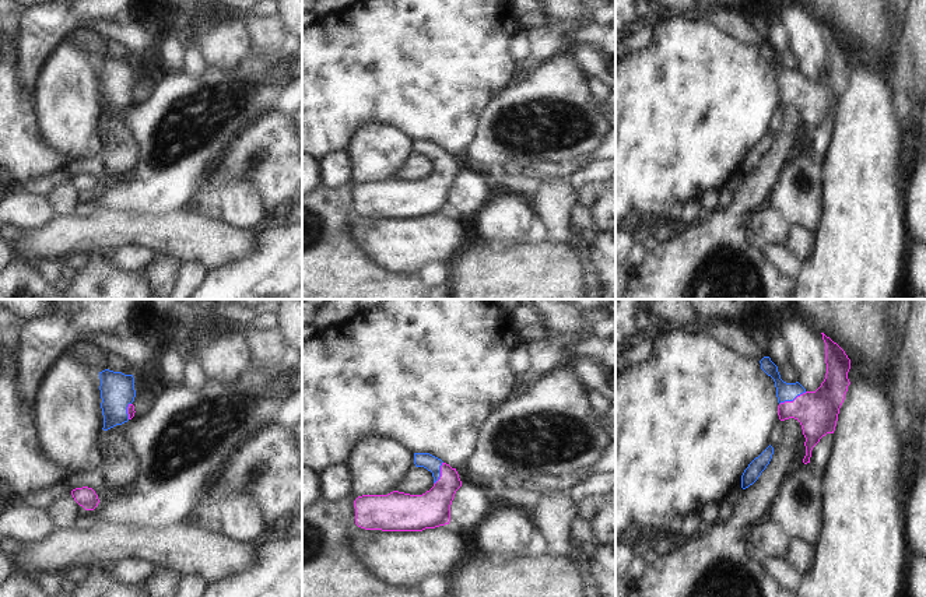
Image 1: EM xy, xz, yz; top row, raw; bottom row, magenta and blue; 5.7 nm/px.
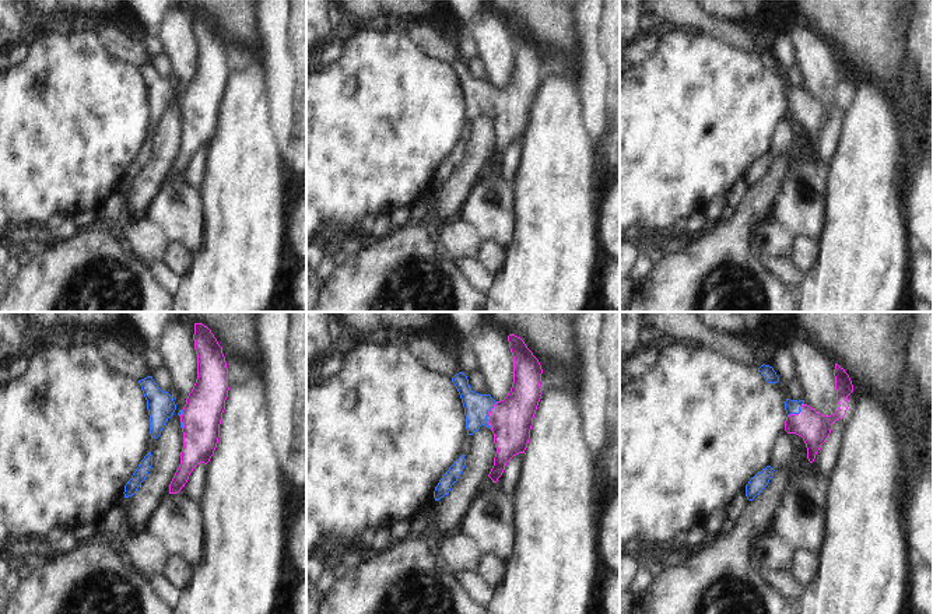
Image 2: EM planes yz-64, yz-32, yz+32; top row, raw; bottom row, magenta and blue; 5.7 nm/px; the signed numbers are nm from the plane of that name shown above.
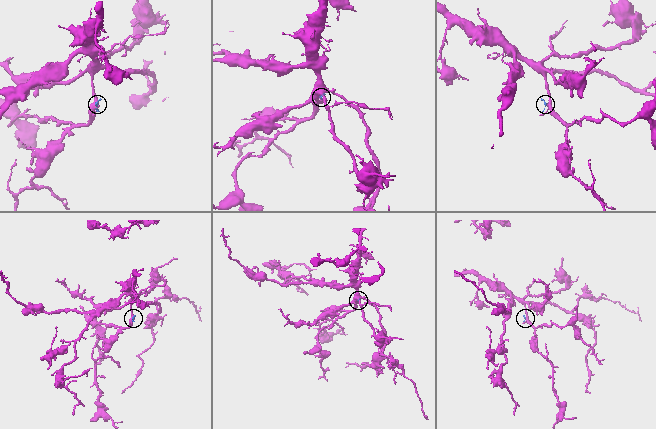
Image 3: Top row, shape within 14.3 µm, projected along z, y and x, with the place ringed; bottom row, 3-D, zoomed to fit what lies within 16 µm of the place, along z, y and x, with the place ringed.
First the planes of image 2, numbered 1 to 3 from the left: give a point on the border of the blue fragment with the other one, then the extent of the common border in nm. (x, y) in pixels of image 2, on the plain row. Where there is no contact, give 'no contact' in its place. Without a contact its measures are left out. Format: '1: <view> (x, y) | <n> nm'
1: yz-64 (182, 100) | 40 nm
2: yz-32 (488, 101) | 160 nm
3: yz+32 (799, 100) | 120 nm

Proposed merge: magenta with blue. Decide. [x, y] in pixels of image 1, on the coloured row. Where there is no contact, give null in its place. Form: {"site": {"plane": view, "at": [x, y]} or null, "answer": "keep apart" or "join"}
{"site": {"plane": "yz", "at": [793, 400]}, "answer": "join"}

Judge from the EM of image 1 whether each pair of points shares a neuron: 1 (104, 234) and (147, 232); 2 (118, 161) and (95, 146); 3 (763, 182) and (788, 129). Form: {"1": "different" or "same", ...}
{"1": "same", "2": "different", "3": "same"}

